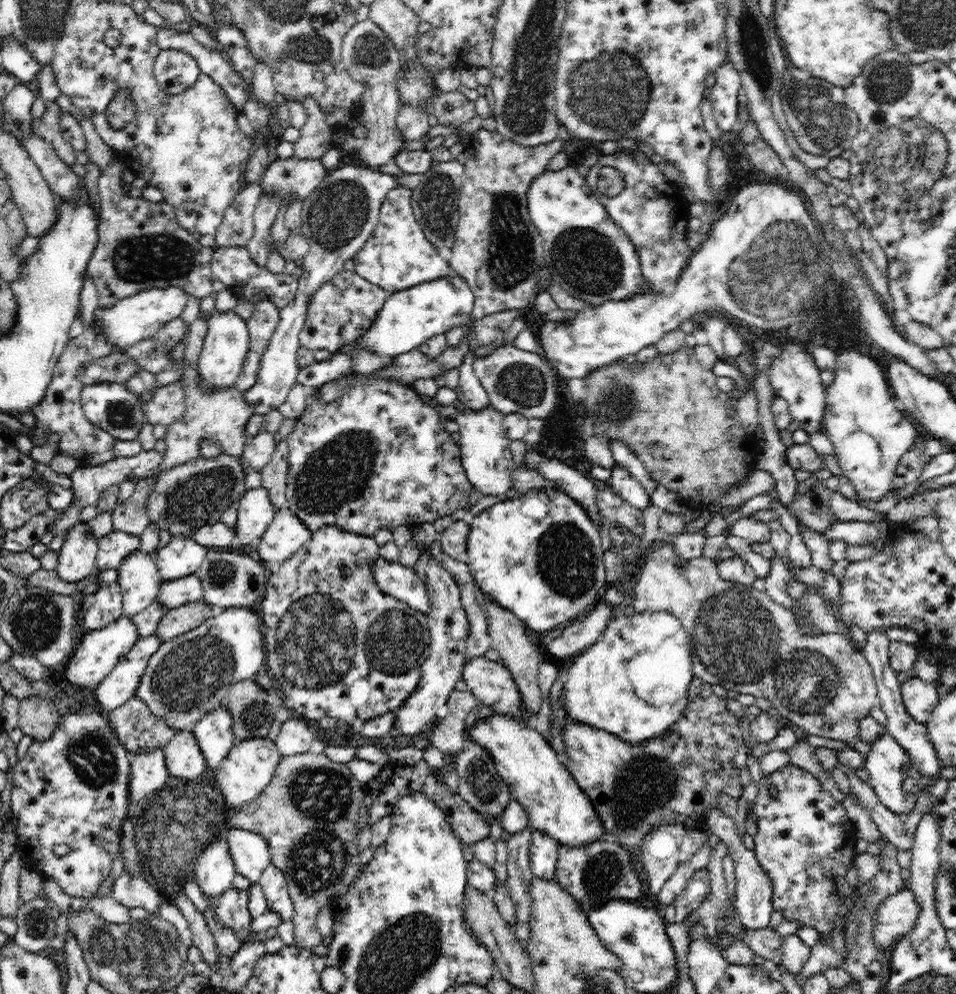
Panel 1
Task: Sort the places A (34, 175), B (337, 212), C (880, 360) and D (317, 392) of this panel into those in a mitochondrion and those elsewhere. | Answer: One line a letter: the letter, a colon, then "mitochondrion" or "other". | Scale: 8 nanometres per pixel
A: other
B: mitochondrion
C: other
D: other

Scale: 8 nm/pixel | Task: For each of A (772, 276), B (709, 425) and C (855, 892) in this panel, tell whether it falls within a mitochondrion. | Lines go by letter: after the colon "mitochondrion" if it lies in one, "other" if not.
A: mitochondrion
B: other
C: other

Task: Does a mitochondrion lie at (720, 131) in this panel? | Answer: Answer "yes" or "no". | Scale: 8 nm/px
no

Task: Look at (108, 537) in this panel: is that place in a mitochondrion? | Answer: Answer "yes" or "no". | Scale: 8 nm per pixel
no

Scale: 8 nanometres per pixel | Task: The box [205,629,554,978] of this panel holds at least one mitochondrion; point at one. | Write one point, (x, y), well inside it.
(324, 795)

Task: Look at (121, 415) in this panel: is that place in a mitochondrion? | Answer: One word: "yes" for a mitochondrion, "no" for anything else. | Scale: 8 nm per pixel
yes

